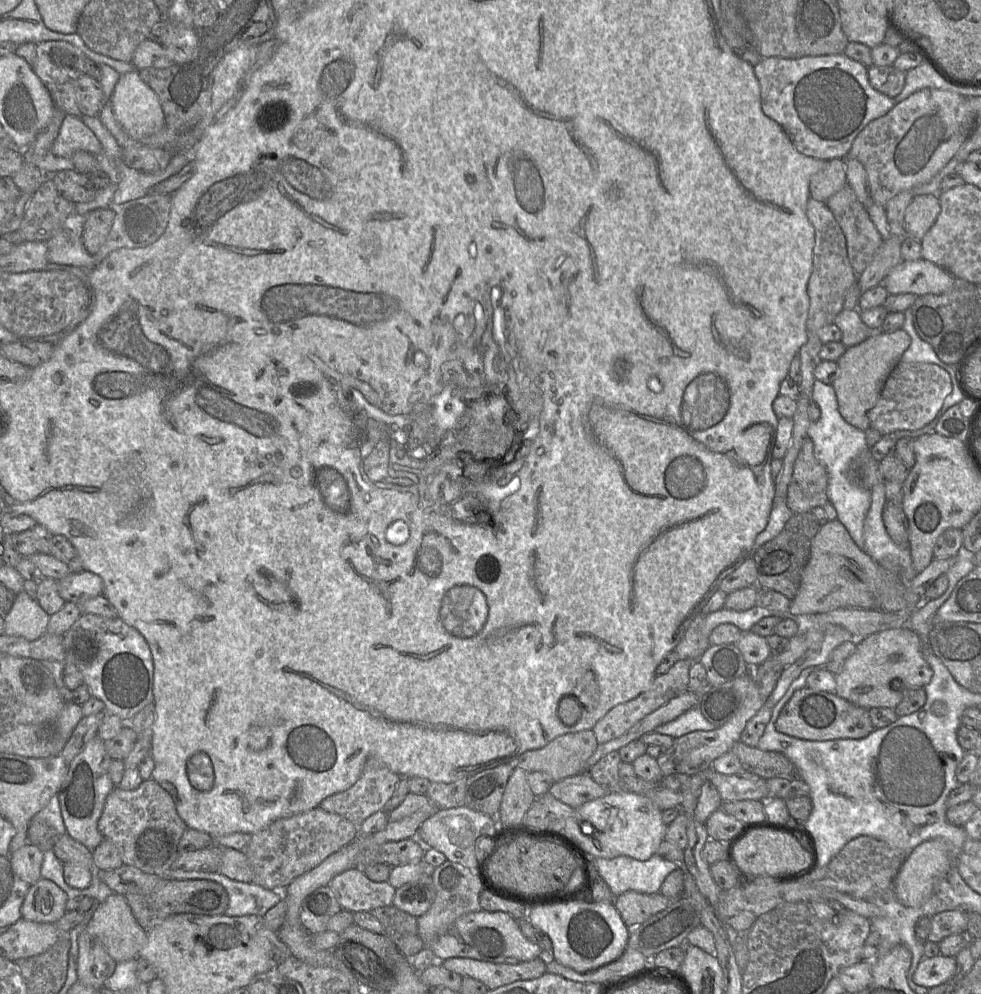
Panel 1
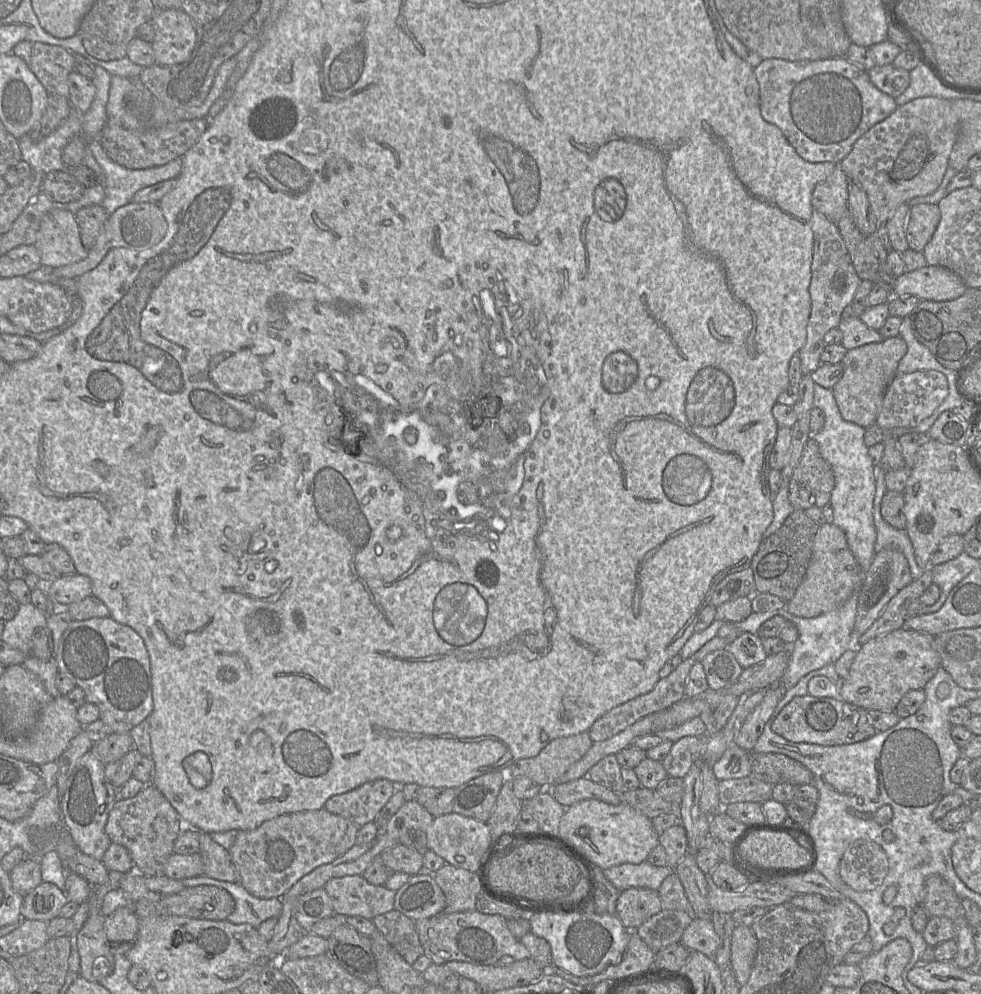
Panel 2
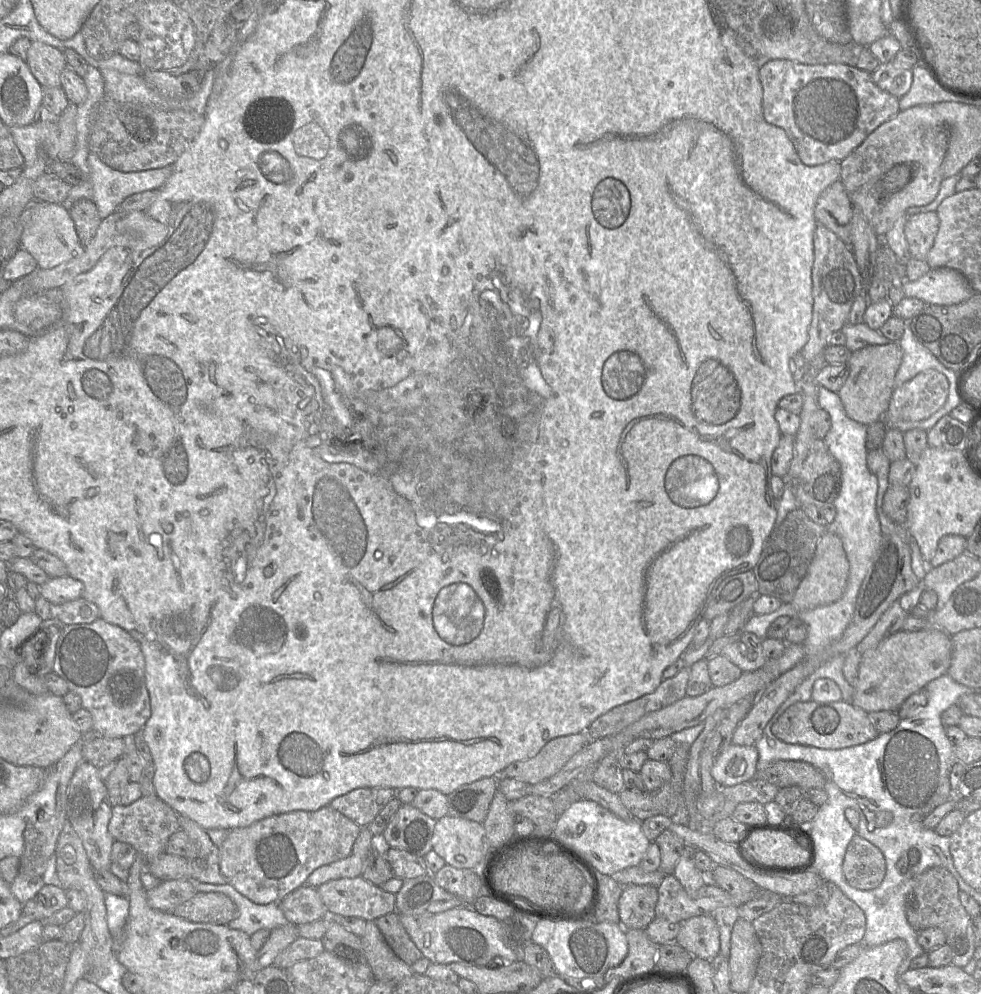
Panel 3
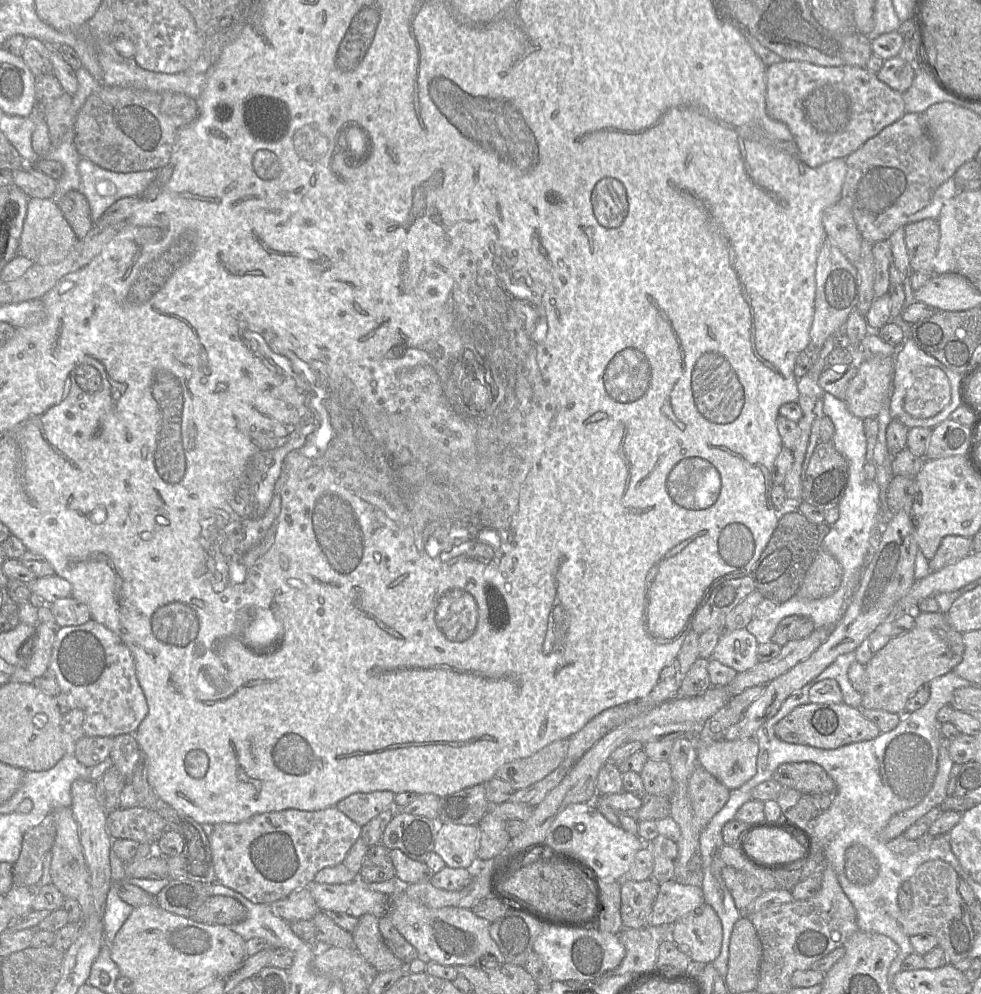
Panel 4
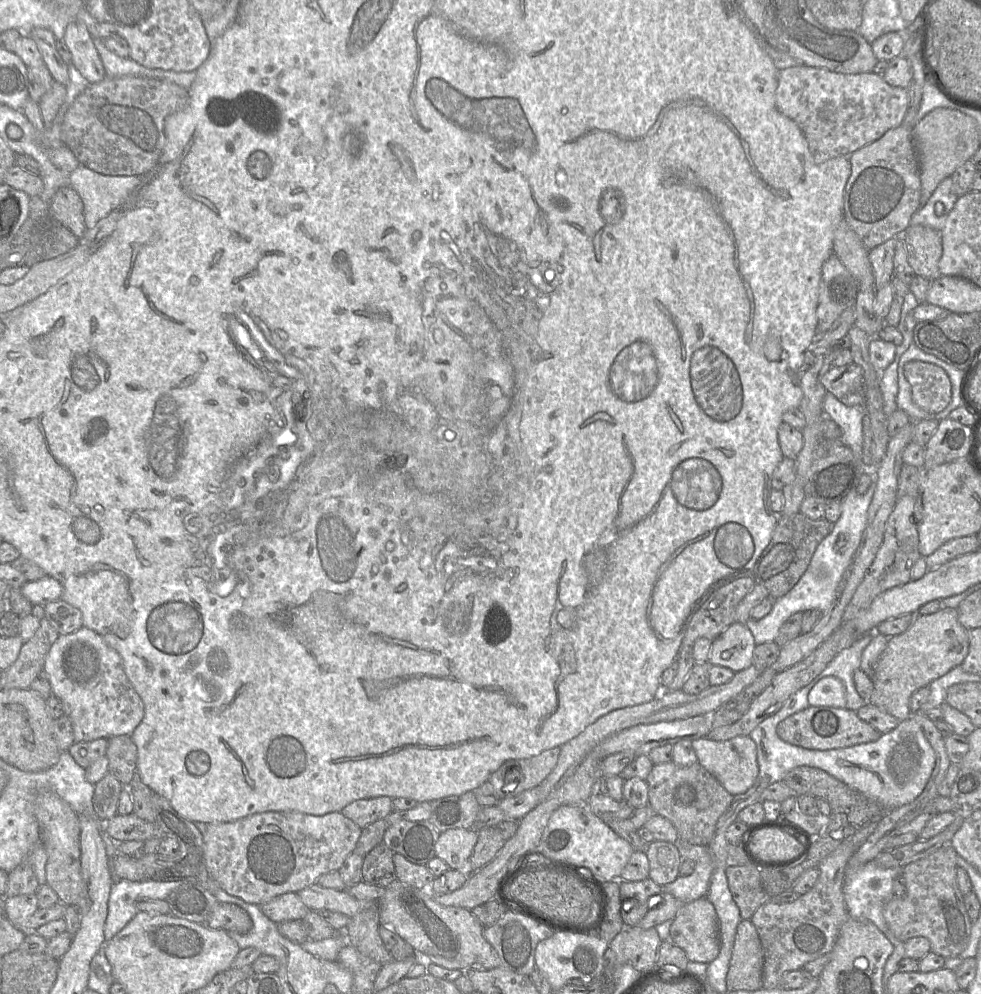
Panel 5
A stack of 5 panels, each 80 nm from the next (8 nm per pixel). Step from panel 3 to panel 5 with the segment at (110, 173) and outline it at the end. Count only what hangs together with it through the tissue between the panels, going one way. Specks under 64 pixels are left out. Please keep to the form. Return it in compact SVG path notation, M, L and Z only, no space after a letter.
M80 164L70 174L70 187L80 196L84 206L84 220L87 229L93 228L97 222L110 214L113 210L119 210L127 197L138 185L140 176L109 176L95 172Z

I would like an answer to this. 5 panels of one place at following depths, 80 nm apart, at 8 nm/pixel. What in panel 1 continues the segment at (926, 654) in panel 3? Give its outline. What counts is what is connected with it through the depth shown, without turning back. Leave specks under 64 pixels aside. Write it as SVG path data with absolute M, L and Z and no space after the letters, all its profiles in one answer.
M907 626L886 629L861 640L854 653L845 661L842 671L835 675L835 693L852 704L865 708L895 709L904 695L910 690L925 687L933 677L933 670L922 653L922 642L919 636Z

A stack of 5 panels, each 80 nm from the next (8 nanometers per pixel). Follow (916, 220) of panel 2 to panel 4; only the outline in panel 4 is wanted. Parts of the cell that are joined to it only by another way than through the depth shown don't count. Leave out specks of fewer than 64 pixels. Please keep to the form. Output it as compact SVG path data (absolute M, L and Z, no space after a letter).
M925 218L917 222L909 222L904 226L905 244L914 272L933 273L933 260L937 254L940 229L938 221Z

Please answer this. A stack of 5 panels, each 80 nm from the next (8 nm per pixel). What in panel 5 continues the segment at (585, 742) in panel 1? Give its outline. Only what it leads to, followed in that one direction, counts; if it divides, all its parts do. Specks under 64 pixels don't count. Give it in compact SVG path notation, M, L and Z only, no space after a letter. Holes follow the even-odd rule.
M554 747L545 750L537 756L532 756L526 759L514 759L505 761L495 772L493 772L488 781L494 787L499 800L517 796L518 794L532 789L542 783L542 781L551 773L557 764L561 747ZM507 772L515 773L515 781L512 783L505 783L505 775Z

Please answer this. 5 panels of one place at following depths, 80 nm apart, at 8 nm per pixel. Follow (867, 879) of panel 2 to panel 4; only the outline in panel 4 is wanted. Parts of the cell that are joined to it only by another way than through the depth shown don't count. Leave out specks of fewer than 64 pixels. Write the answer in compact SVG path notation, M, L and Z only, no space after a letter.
M855 844L845 852L845 874L856 885L871 883L878 874L878 863L863 845Z

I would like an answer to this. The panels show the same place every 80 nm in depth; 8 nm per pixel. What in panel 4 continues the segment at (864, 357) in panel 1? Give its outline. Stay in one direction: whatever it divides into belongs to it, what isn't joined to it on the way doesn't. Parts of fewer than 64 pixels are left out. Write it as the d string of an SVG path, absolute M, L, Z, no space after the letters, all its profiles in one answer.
M872 357L871 359L865 359L857 362L857 373L848 384L845 397L845 402L850 412L856 417L865 419L868 417L876 417L880 412L881 408L883 407L883 405L887 404L887 402L889 402L890 407L891 381L893 379L893 374L894 374L893 357Z

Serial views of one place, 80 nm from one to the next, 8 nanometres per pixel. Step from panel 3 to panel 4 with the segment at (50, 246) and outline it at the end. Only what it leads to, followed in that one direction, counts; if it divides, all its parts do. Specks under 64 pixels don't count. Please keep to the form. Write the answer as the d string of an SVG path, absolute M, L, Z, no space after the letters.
M29 198L23 231L20 235L20 255L27 257L34 264L52 264L63 260L77 242L73 229L56 202L52 199Z

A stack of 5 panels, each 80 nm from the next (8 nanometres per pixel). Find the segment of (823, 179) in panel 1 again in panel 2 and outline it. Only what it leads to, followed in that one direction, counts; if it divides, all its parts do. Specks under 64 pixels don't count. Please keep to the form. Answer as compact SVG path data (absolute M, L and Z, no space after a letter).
M839 163L833 173L817 184L812 192L811 202L814 210L824 214L837 225L848 210L849 180Z

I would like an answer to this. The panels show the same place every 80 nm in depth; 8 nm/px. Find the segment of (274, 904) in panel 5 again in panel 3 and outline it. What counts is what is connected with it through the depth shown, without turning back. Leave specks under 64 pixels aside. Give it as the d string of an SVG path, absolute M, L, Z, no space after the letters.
M302 885L277 902L285 918L295 924L305 924L324 919L328 910L316 887Z

